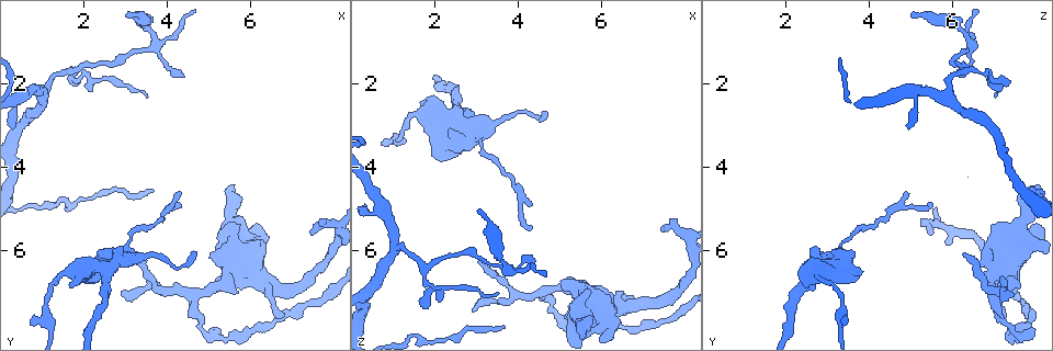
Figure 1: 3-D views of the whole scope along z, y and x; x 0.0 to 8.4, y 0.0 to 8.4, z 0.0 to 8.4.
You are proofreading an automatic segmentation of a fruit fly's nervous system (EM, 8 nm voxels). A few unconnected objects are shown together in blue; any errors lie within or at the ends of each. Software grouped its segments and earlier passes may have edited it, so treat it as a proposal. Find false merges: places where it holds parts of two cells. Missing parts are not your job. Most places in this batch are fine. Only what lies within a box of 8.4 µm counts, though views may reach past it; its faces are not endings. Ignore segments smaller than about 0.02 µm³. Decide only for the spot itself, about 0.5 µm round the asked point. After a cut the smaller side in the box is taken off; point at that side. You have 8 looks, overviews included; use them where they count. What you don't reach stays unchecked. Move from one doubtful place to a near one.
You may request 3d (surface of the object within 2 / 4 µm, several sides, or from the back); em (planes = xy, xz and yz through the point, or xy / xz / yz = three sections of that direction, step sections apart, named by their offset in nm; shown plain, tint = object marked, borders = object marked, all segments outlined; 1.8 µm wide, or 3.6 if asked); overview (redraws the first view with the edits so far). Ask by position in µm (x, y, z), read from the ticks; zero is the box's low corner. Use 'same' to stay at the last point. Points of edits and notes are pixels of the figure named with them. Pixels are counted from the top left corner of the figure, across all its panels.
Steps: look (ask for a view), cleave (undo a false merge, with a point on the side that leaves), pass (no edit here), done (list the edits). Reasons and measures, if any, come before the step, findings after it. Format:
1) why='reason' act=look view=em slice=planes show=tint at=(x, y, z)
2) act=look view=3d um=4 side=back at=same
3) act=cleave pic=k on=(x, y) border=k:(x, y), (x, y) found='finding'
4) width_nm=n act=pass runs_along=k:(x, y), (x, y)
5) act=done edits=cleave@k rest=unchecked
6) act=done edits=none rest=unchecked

why='sharp bend' act=look view=em slice=planes show=tint at=(3.55, 0.70, 6.20)

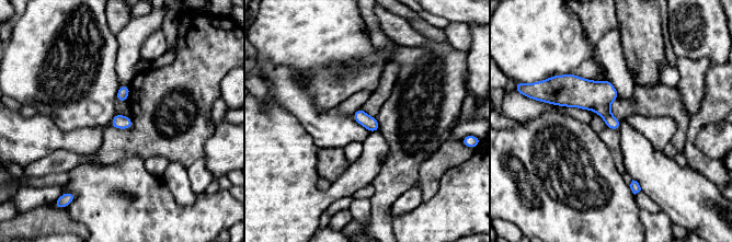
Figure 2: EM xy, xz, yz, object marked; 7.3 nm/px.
act=pass found='all the same cell'

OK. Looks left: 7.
why='sharp bend' act=look view=3d um=2 at=(1.75, 1.60, 6.45)

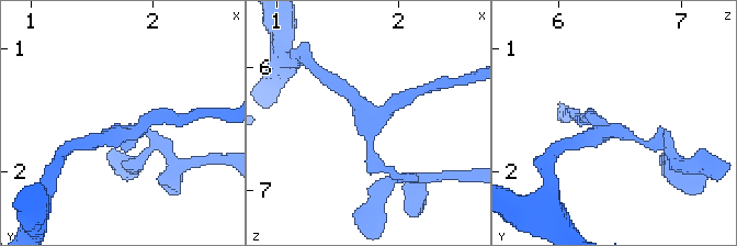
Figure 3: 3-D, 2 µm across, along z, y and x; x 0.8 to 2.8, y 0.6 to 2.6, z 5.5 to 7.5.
act=look view=em slice=xy step=16 show=tint at=(1.74, 1.68, 6.42)

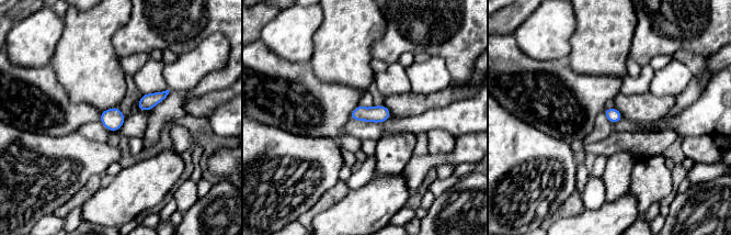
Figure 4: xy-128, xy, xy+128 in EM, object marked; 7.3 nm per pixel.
act=look view=em slice=planes show=tint at=same

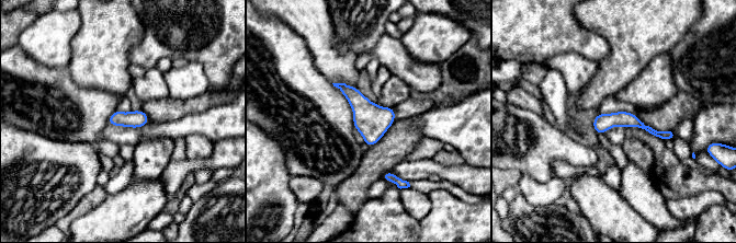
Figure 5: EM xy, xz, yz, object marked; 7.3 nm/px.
act=pass runs_along=5:(596, 122), (634, 120), (671, 136) found='one cell here'

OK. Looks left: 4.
why='abrupt turn' act=look view=3d um=2 side=back at=(3.00, 6.15, 3.25)

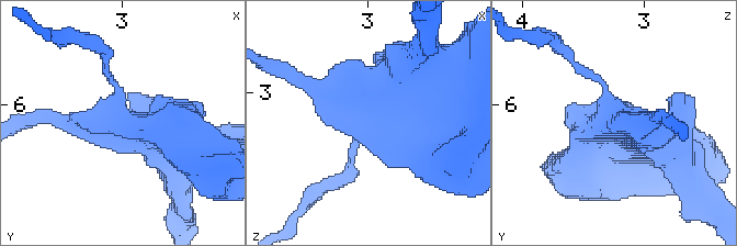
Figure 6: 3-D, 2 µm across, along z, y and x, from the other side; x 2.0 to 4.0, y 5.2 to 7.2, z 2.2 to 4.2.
why='shape alone is not enough' act=look view=em slice=planes show=tint at=(2.94, 6.18, 3.28)

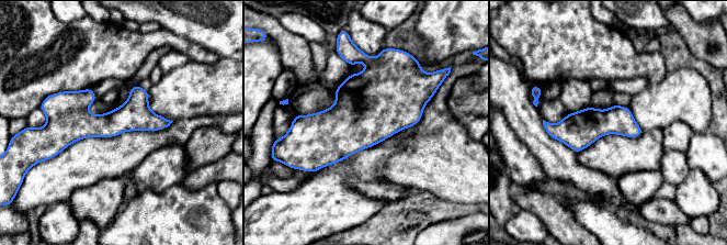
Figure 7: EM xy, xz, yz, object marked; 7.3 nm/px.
act=pass runs_along=7:(55, 118), (71, 122), (167, 123) found='one cell here'

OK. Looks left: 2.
act=done edits=none rest=unchecked

